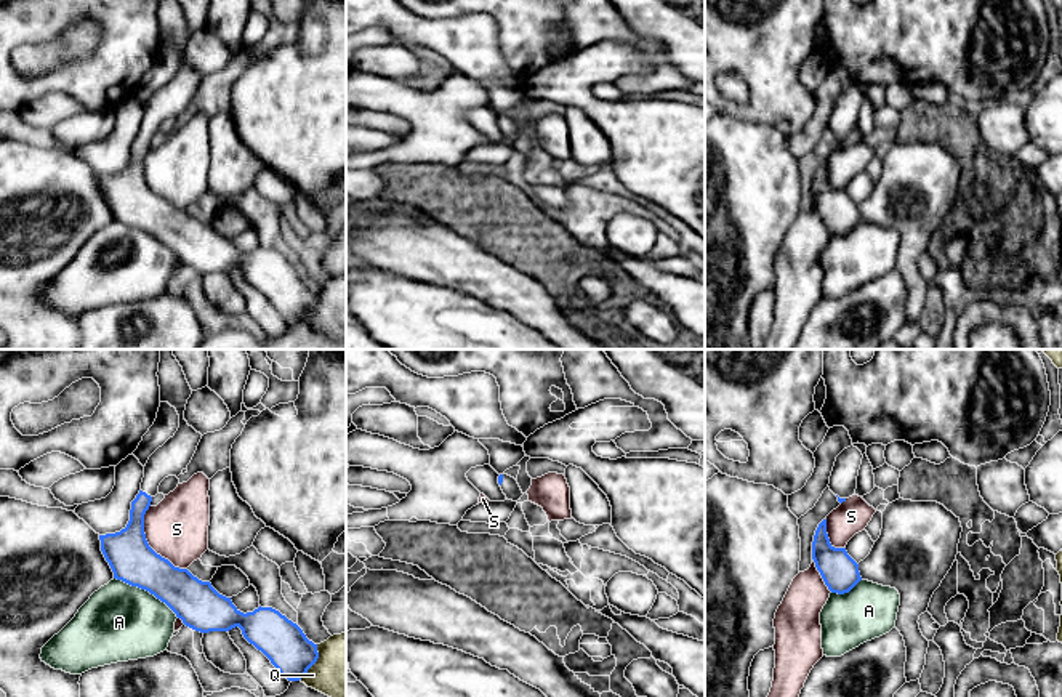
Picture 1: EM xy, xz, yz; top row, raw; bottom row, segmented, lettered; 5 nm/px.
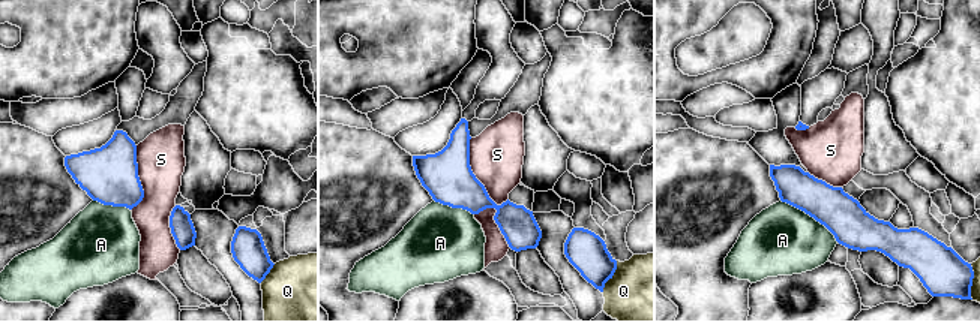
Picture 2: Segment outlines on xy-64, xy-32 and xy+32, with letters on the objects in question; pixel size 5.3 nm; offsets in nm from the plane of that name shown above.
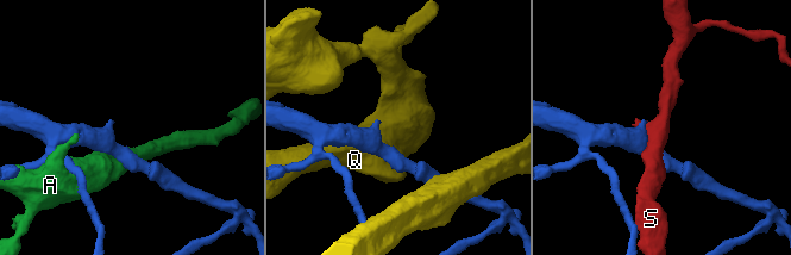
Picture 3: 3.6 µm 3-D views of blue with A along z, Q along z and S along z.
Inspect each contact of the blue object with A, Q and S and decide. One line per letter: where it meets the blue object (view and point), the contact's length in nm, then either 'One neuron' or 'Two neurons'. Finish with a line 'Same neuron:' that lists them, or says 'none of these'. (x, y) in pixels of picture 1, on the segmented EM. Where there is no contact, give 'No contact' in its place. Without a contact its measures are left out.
A: Touches blue at xy (146, 590). Shared border 380 nm. Two neurons
Q: Touches blue at xy (314, 662). Shared border 200 nm. Two neurons
S: Touches blue at xy (148, 543). Shared border 380 nm. Two neurons
Same neuron: none of these

